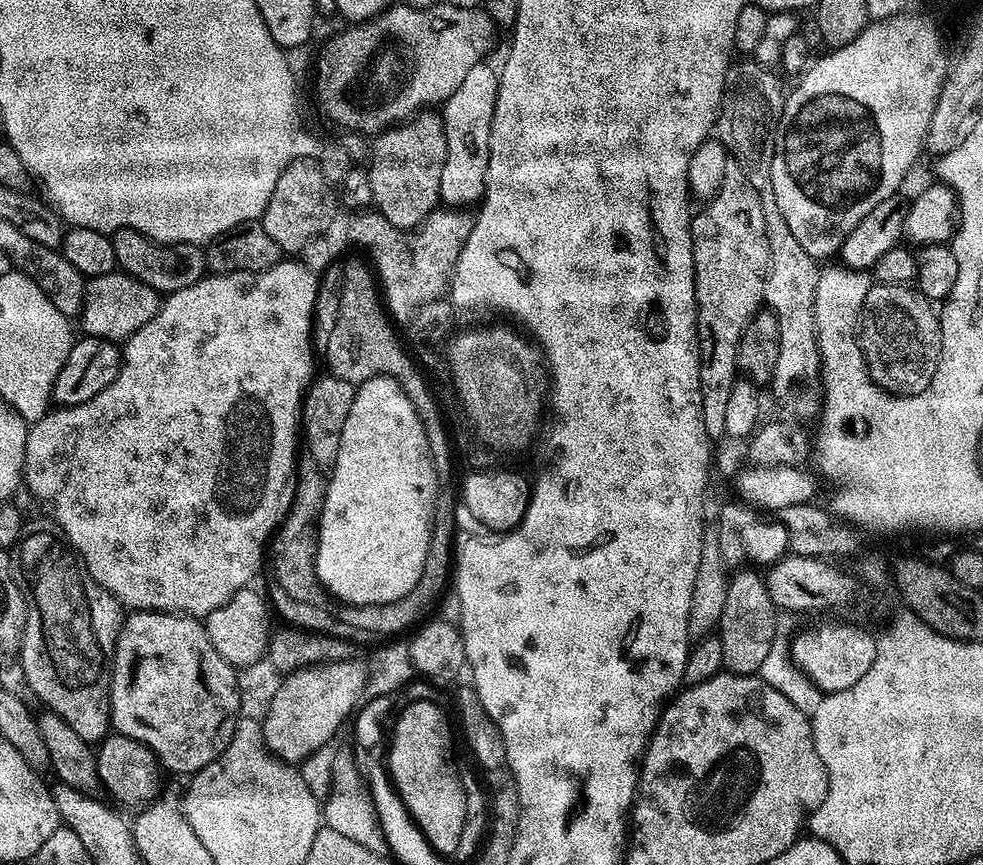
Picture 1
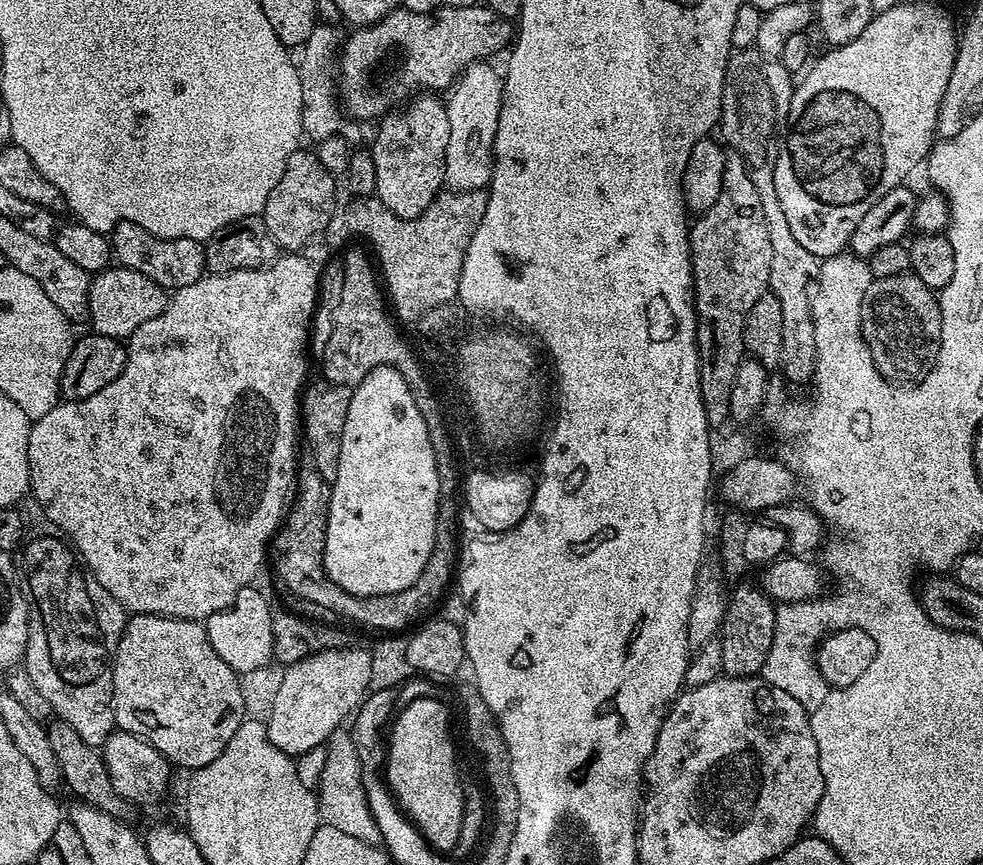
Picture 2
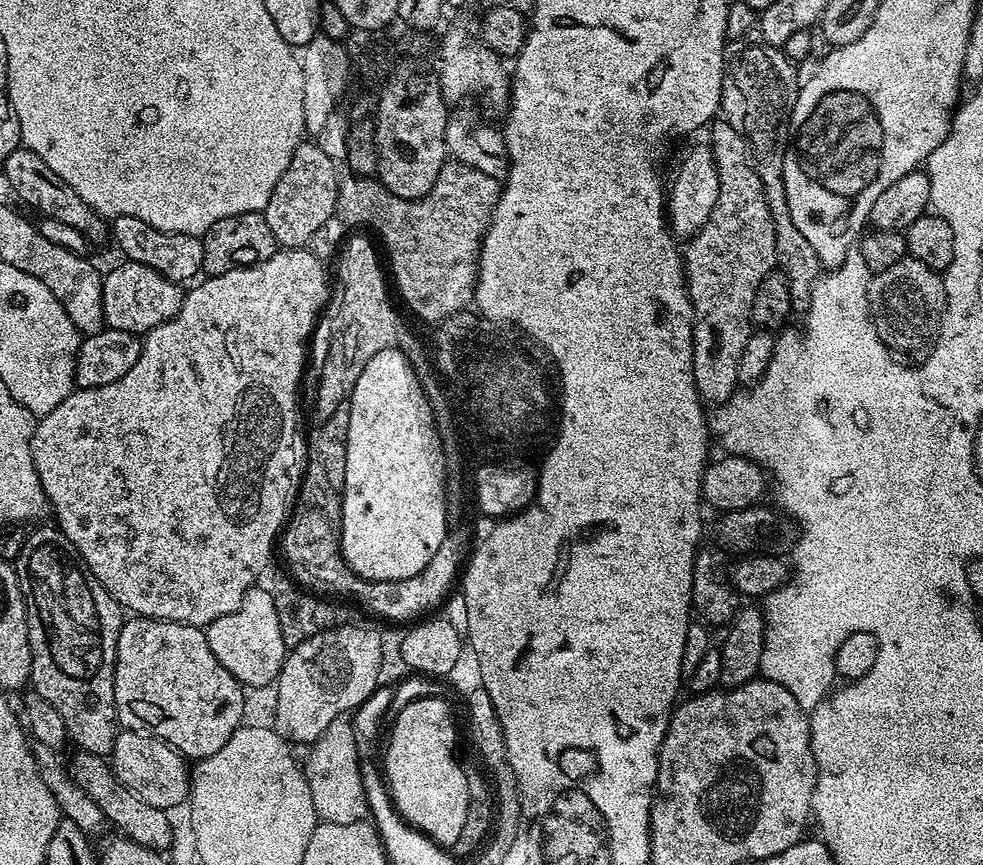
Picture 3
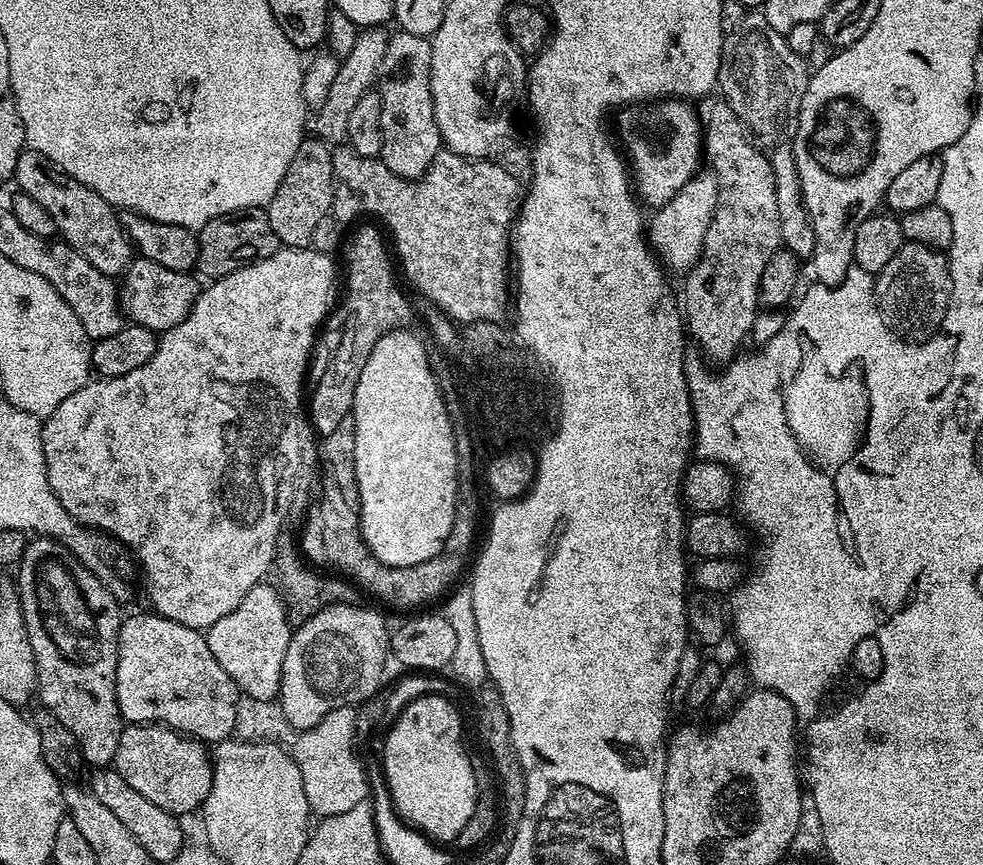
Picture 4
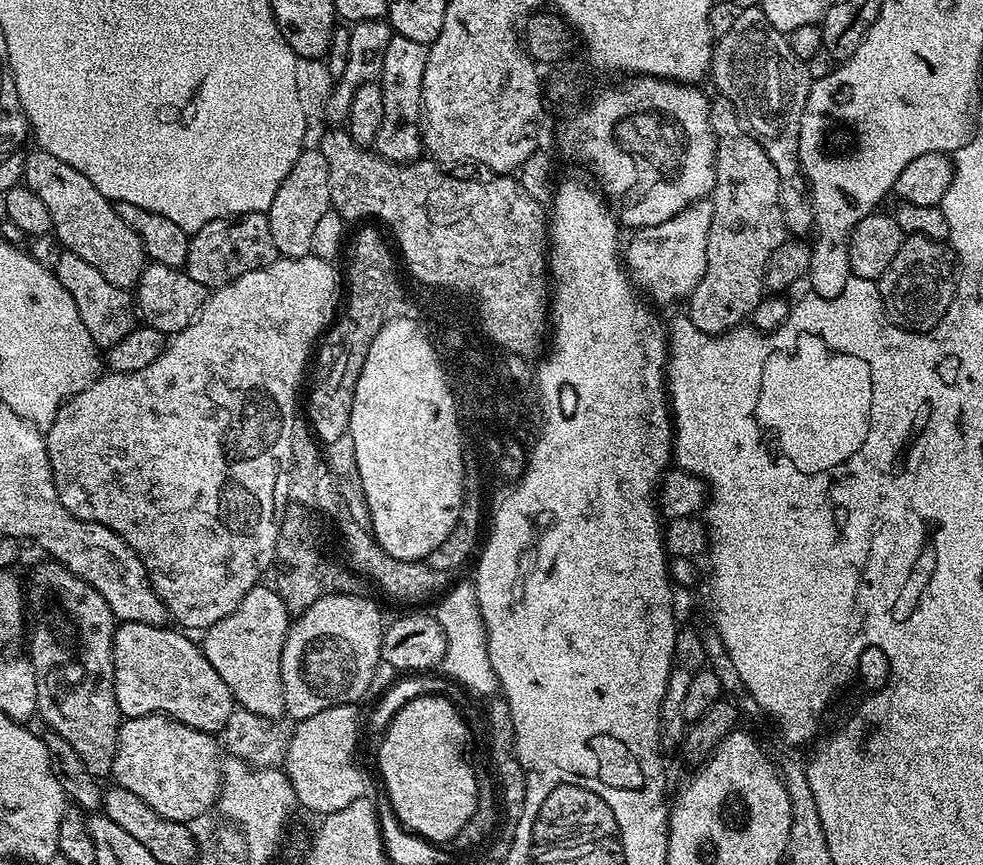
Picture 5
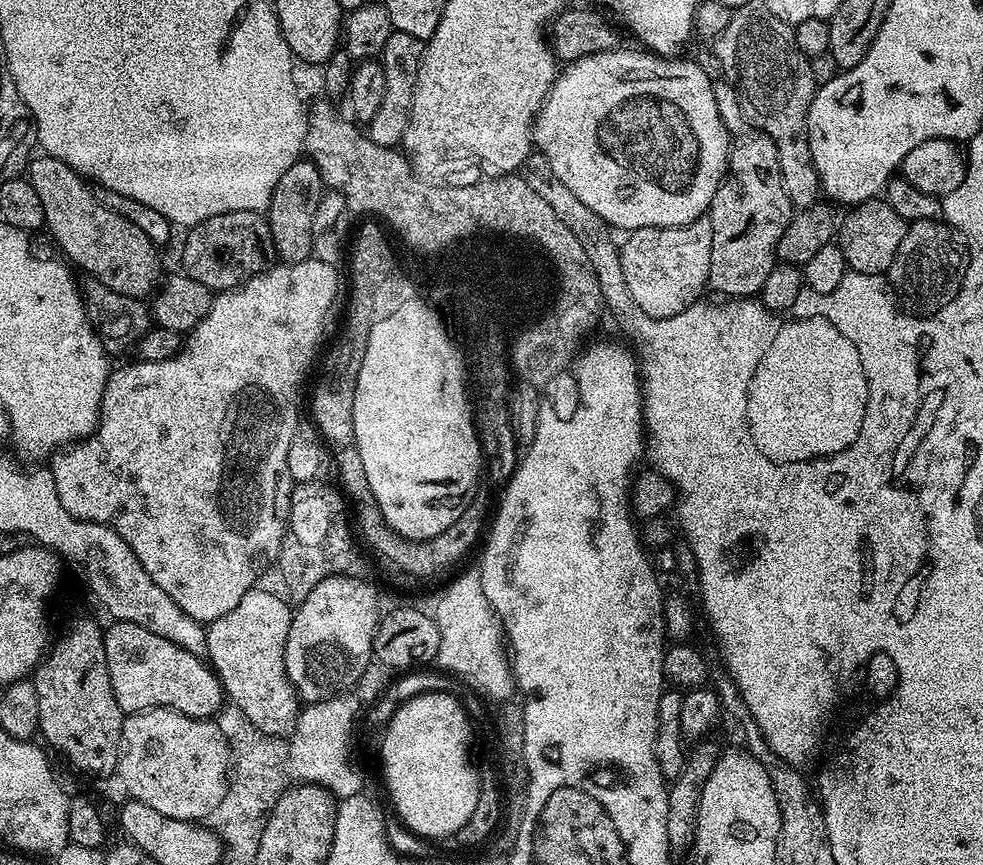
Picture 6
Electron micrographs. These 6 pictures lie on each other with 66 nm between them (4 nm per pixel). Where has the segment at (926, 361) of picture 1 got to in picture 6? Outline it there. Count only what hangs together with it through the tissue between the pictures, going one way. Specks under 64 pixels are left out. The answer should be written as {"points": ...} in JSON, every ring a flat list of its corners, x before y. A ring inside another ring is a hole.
{"points":[[939,219,914,220,908,224,906,234,898,245,898,254,894,254,894,262,888,267,886,276,891,291,901,301,904,299,909,309,920,314,935,314,958,294,967,268,965,245,947,223]]}

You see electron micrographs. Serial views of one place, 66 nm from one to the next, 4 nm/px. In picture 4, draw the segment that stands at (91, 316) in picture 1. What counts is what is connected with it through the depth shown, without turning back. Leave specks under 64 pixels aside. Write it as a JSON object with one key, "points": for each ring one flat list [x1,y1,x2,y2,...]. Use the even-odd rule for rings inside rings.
{"points":[[143,258,133,259,124,271,118,284,121,309,131,323,146,326,151,332,163,334,168,332,186,314,190,312,200,295,201,285,196,285,197,277,187,272,166,270,166,266,158,266,158,262,150,262]]}

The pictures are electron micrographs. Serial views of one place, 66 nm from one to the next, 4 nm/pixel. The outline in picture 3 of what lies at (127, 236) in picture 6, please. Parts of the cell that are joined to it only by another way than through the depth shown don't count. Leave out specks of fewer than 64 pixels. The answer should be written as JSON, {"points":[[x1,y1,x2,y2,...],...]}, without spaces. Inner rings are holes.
{"points":[[15,148,6,158,2,172,22,203,37,208,44,216,54,218,58,222,66,222,66,226,74,226,74,230,82,233,93,245,102,243,104,236,106,240,105,217,86,206,86,202,82,202,82,198,74,194,72,187,62,178,58,178,58,174,54,174,54,170,50,170,46,162,42,162,42,158,38,158,38,154,34,154,29,148]]}

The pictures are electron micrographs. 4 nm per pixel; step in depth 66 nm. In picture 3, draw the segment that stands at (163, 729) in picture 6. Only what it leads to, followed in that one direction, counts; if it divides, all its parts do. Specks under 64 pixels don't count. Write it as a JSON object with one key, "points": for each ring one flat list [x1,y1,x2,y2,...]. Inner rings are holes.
{"points":[[117,731,110,763,116,777,131,792,138,794,142,802,150,802,150,806,166,809,187,801,190,791,189,765,185,757,157,736,150,736,147,732]]}

